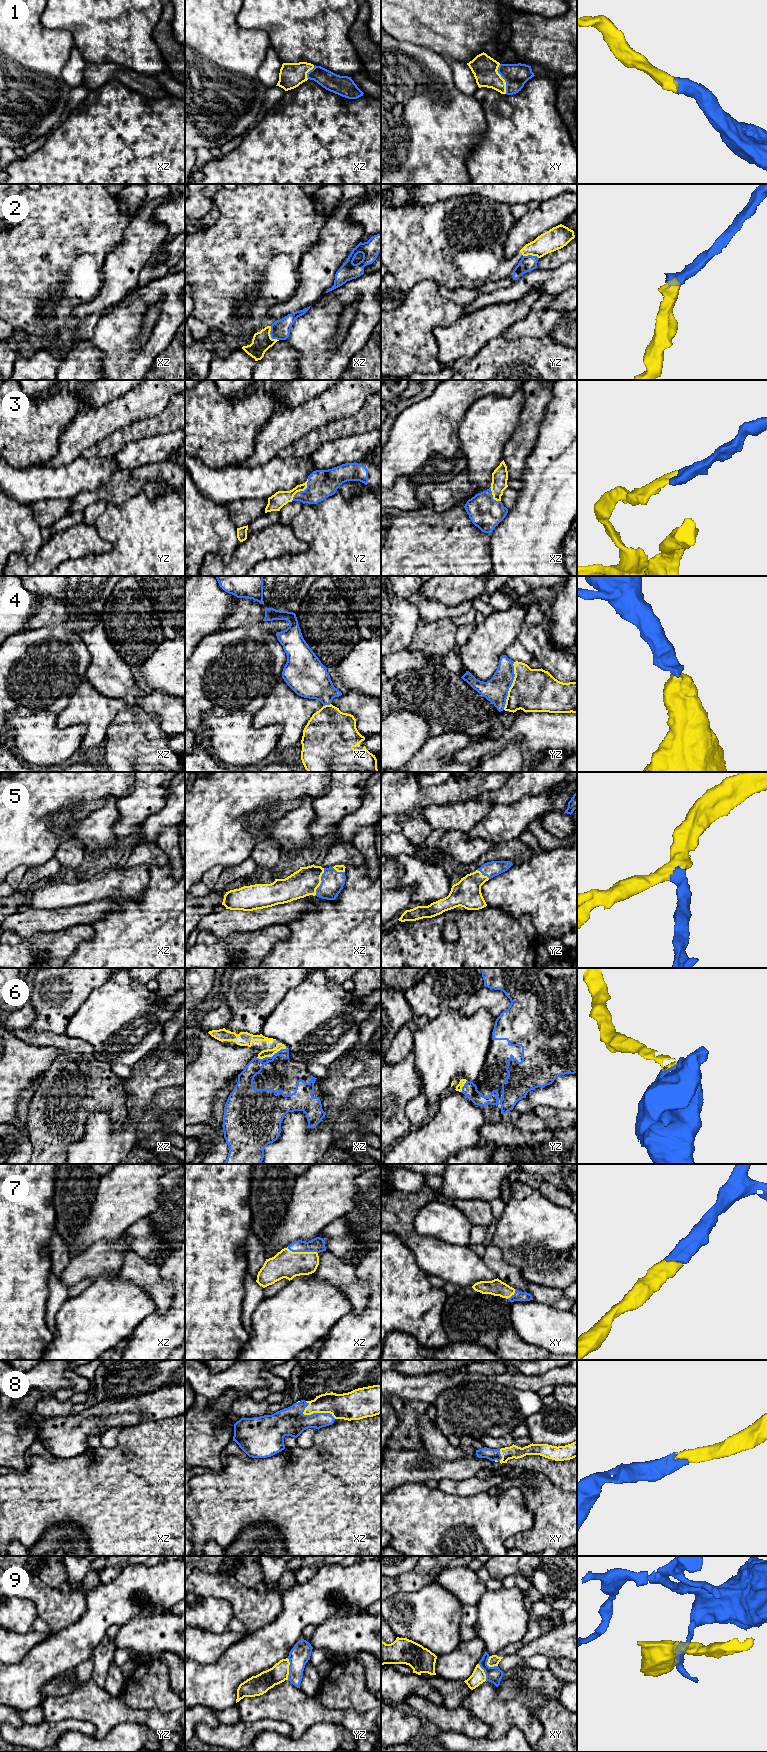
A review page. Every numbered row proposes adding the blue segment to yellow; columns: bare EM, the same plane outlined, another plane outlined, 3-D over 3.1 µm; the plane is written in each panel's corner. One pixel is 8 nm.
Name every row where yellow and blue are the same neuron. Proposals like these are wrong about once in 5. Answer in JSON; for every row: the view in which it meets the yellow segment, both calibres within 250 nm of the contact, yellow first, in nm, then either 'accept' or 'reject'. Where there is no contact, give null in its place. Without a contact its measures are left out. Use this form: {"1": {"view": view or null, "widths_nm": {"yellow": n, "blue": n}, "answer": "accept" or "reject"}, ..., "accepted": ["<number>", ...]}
{"1": {"view": "xy", "widths_nm": {"yellow": 200, "blue": 190}, "answer": "accept"}, "2": {"view": "xz", "widths_nm": {"yellow": 160, "blue": 160}, "answer": "reject"}, "3": {"view": "yz", "widths_nm": {"yellow": 120, "blue": 220}, "answer": "accept"}, "4": {"view": "yz", "widths_nm": {"yellow": 360, "blue": 200}, "answer": "accept"}, "5": {"view": "xz", "widths_nm": {"yellow": 220, "blue": 180}, "answer": "accept"}, "6": {"view": "xz", "widths_nm": {"yellow": 60, "blue": 120}, "answer": "accept"}, "7": {"view": "xz", "widths_nm": {"yellow": 220, "blue": 120}, "answer": "accept"}, "8": {"view": "xz", "widths_nm": {"yellow": 200, "blue": 240}, "answer": "accept"}, "9": {"view": "yz", "widths_nm": {"yellow": 160, "blue": 160}, "answer": "reject"}, "accepted": ["1", "3", "4", "5", "6", "7", "8"]}

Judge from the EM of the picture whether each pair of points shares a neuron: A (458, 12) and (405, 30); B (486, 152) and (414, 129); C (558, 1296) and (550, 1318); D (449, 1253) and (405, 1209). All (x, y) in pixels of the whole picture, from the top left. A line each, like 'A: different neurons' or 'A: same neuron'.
A: same neuron
B: different neurons
C: different neurons
D: same neuron

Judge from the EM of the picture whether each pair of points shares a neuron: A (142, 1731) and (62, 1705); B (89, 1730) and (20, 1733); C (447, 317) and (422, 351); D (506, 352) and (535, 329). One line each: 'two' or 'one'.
A: two
B: one
C: one
D: two

